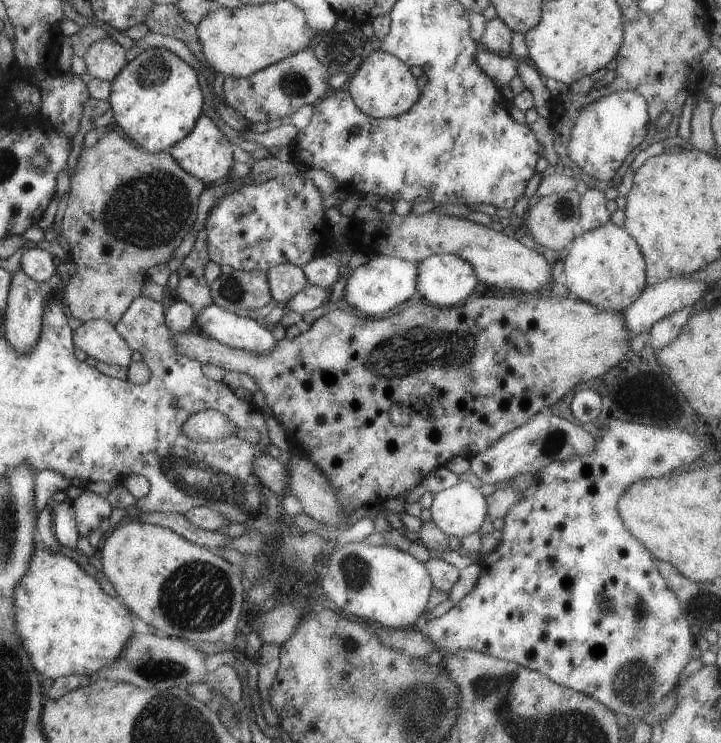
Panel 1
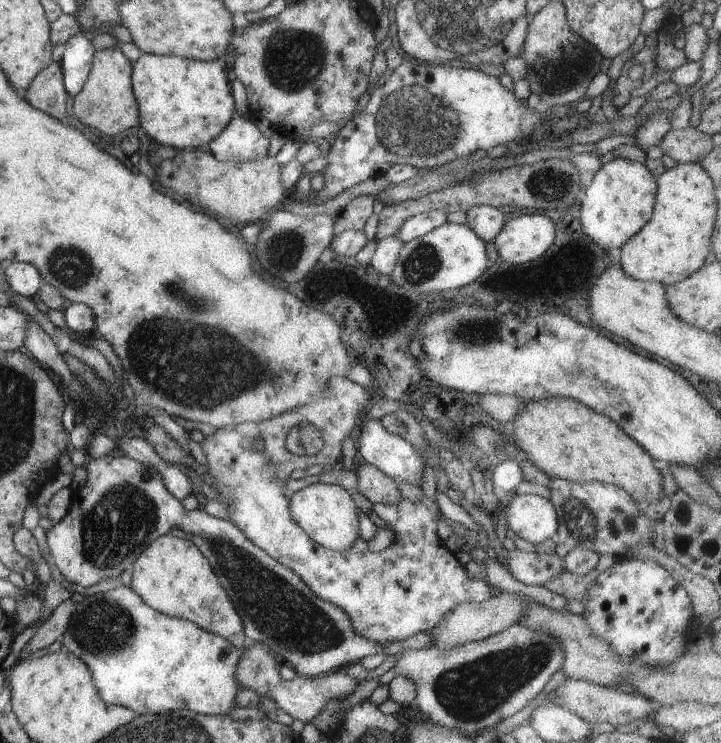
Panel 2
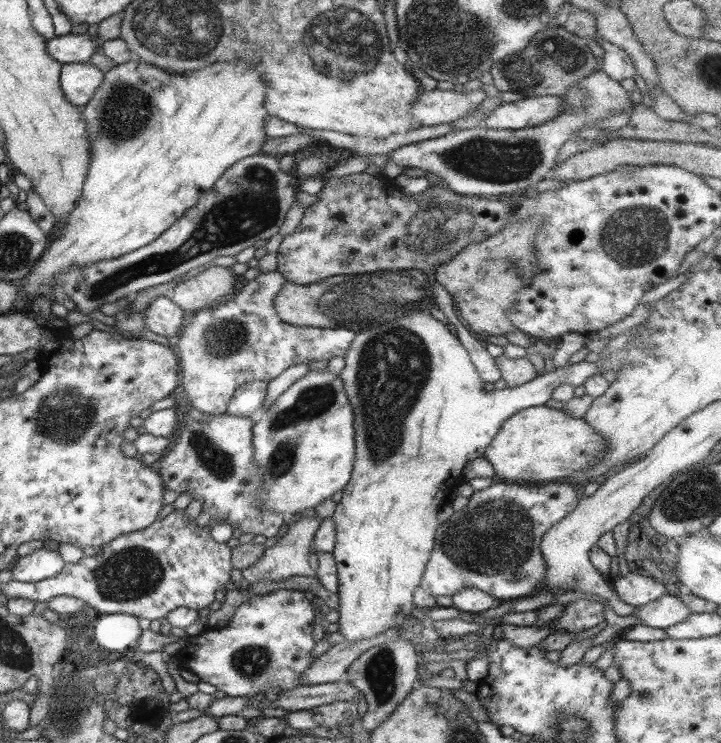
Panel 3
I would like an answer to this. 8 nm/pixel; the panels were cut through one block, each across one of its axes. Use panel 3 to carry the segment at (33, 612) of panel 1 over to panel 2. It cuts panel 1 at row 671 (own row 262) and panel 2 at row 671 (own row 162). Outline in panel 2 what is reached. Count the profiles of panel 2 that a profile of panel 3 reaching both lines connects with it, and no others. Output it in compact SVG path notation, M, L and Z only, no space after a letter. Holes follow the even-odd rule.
M119 584L117 588L108 590L107 592L86 595L82 602L76 604L76 610L74 610L74 614L72 614L72 618L70 618L68 630L60 637L60 641L70 653L76 656L76 658L80 658L80 660L90 668L92 678L94 678L94 684L96 684L96 688L98 692L100 692L100 696L102 696L104 702L108 702L109 705L118 705L135 710L136 714L139 715L152 714L160 716L162 713L172 712L176 709L188 709L189 711L192 710L193 713L203 715L223 715L229 713L234 708L235 696L240 692L240 685L235 679L235 672L241 653L239 648L230 644L225 638L201 629L192 621L171 617L154 610L140 598L139 594L136 594L136 592L132 590L132 587L123 584Z

